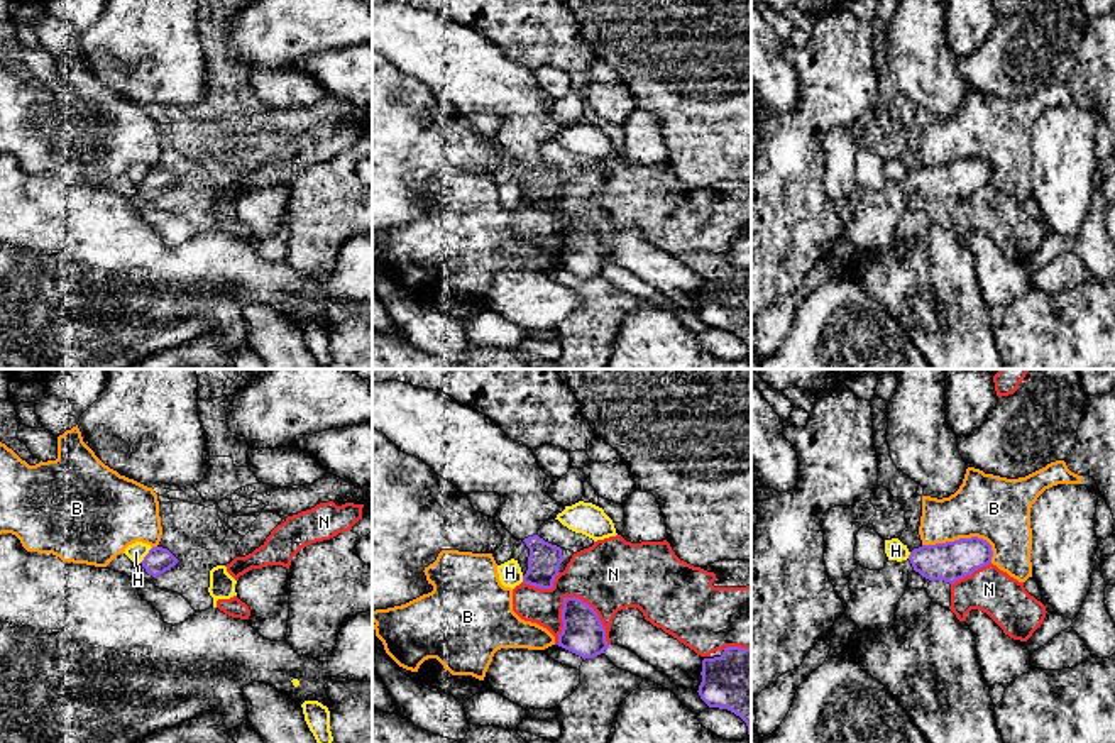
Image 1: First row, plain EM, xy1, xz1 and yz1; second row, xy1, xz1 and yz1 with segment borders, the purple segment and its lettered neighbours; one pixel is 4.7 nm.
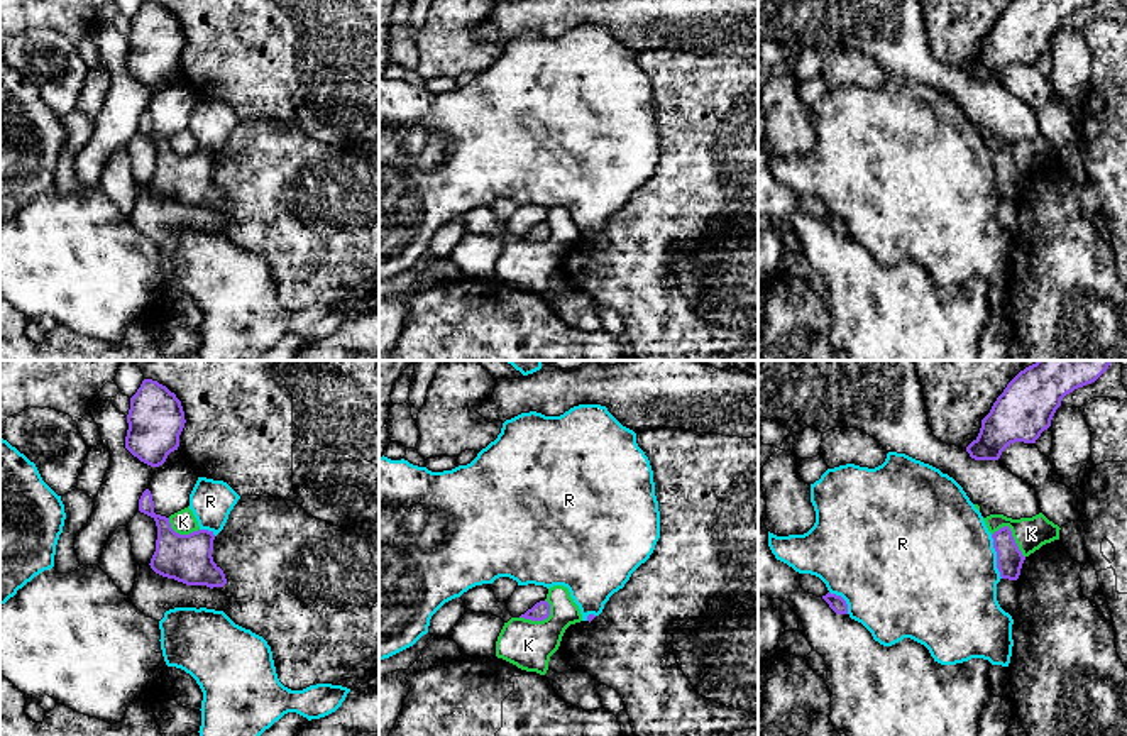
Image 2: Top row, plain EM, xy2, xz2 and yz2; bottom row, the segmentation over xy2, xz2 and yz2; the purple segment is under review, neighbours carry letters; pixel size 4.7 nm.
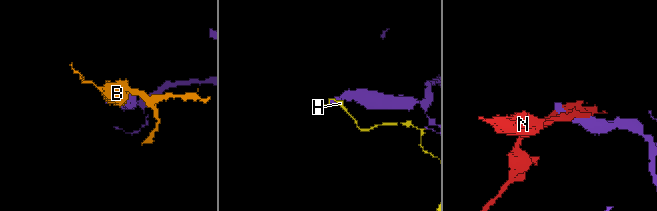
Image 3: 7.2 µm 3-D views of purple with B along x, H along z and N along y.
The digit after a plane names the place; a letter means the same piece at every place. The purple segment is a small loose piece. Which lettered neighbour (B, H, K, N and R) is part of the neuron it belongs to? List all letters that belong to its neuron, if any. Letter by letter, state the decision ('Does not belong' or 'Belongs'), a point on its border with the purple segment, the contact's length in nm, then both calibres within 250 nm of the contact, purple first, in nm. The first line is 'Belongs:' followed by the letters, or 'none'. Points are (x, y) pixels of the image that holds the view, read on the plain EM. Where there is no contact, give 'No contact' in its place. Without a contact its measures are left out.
Belongs: none
B: Does not belong. Touches purple at yz1 (961, 159). Shared border 340 nm. Thickness 190 nm (purple) against 300 nm
H: Does not belong. Touches purple at xy1 (146, 176). Shared border 100 nm. Thickness 120 nm (purple) against 90 nm
K: Does not belong. Touches purple at yz2 (1011, 156). Shared border 200 nm. Thickness 130 nm (purple) against 160 nm
N: Does not belong. Touches purple at xz1 (596, 234). Shared border 320 nm. Thickness 200 nm (purple) against 340 nm
R: Does not belong. Touches purple at yz2 (997, 178). Shared border 220 nm. Thickness 130 nm (purple) against 480 nm

